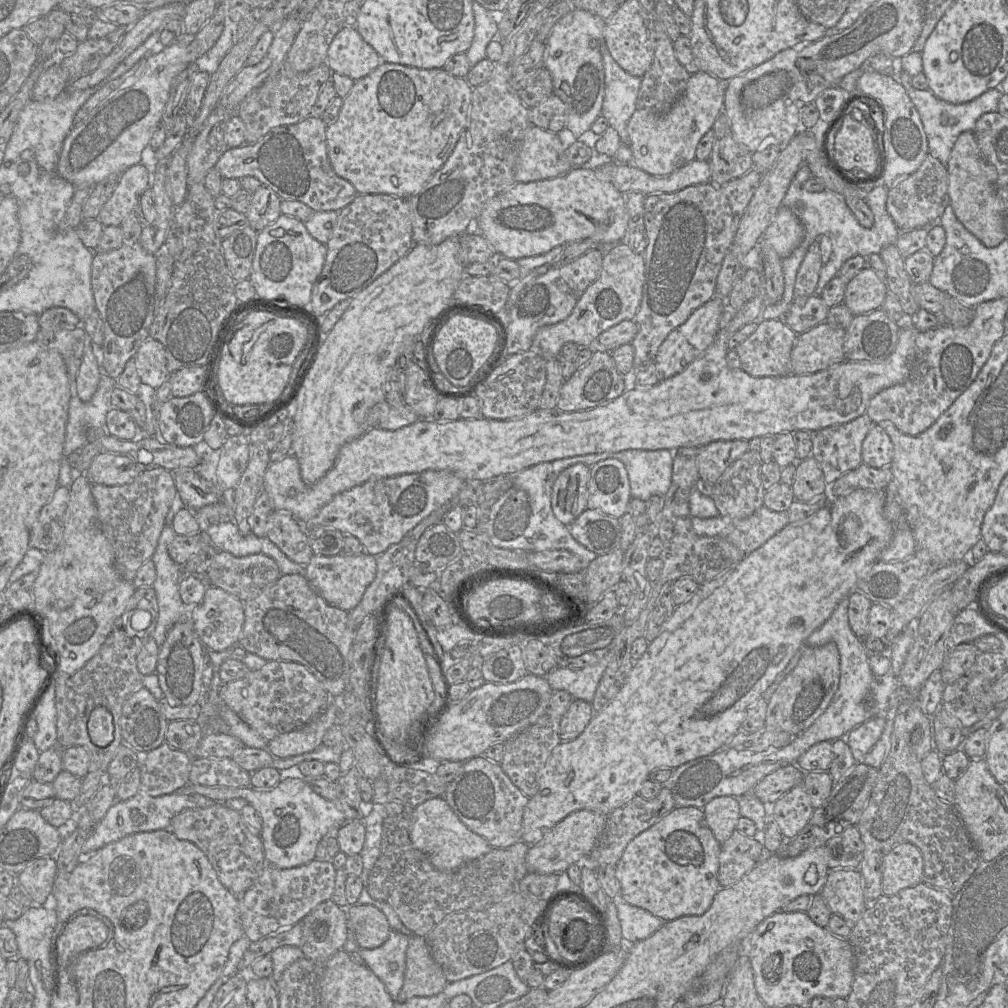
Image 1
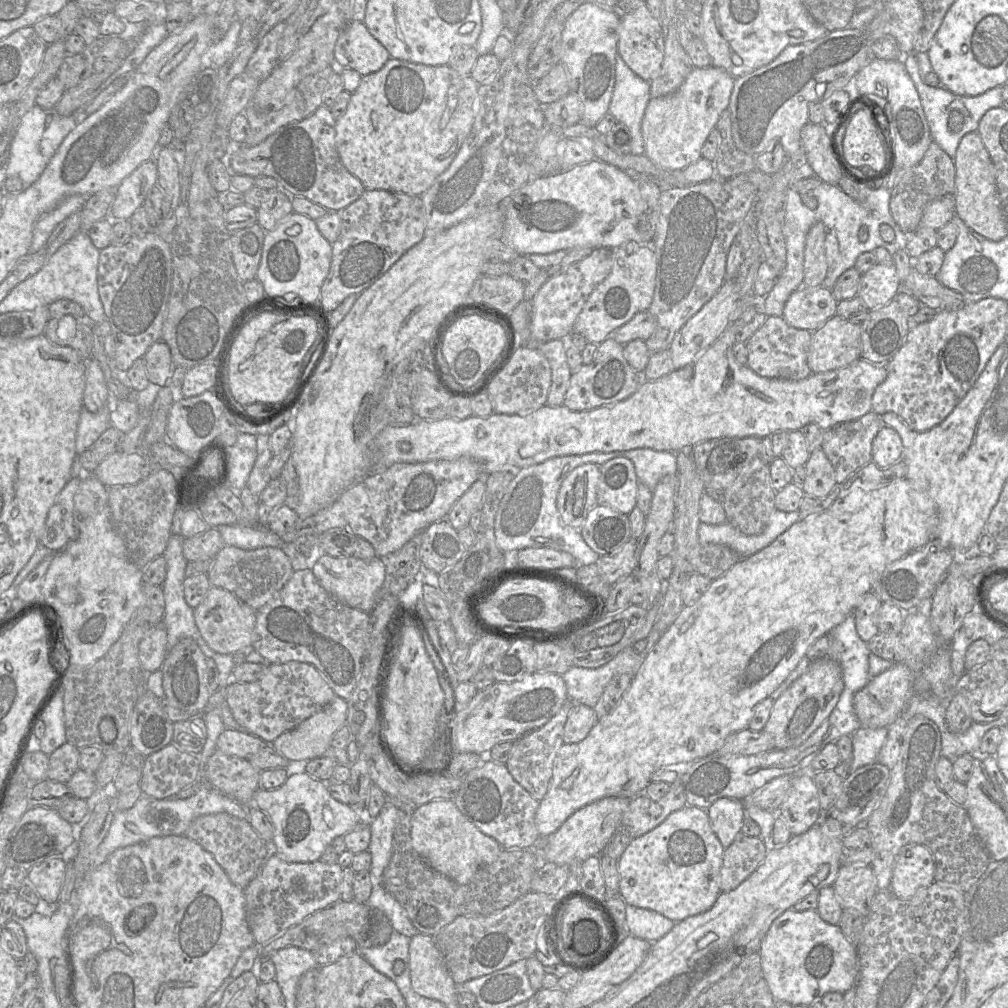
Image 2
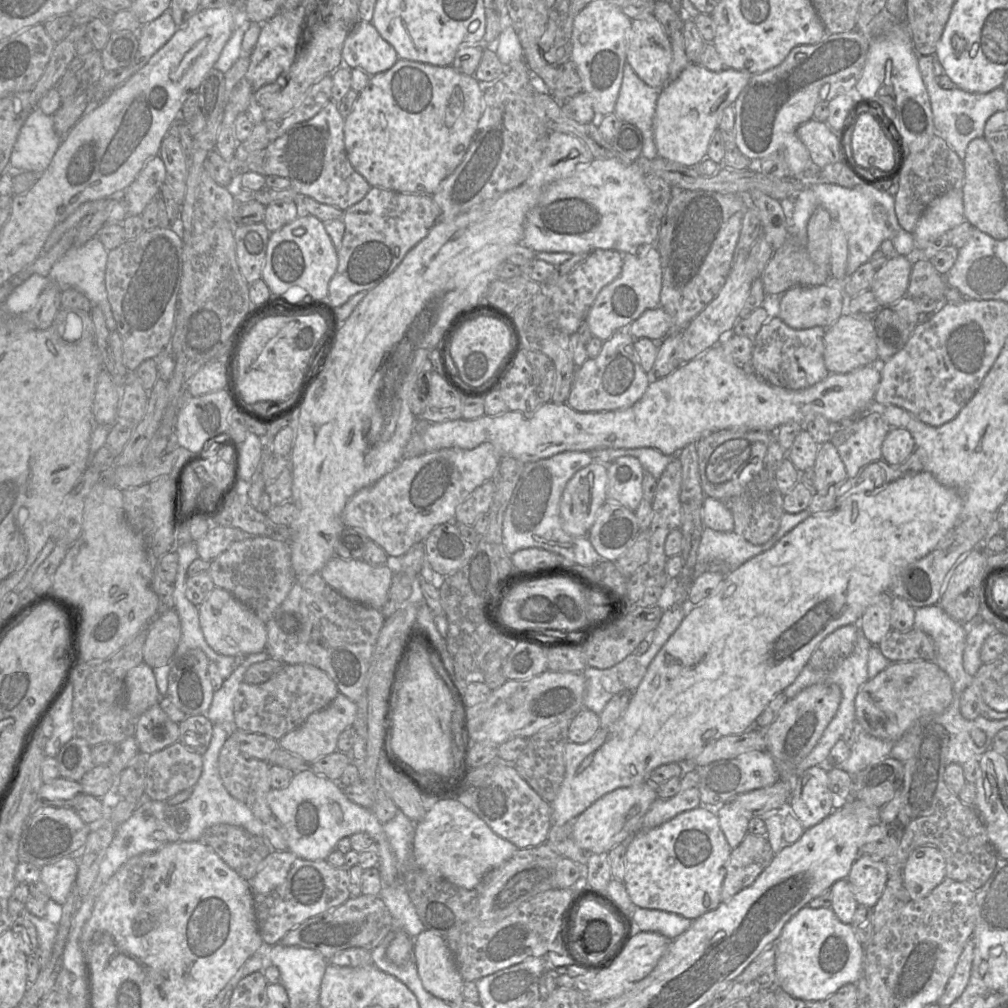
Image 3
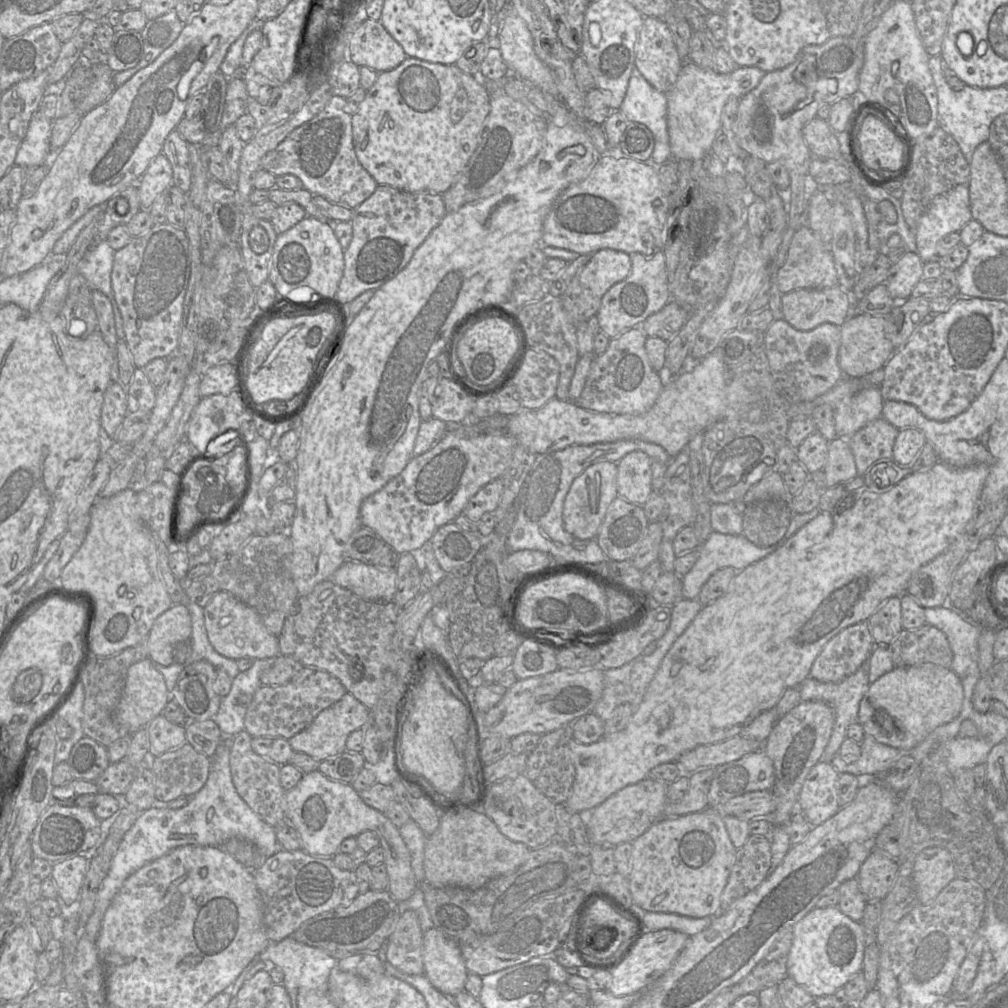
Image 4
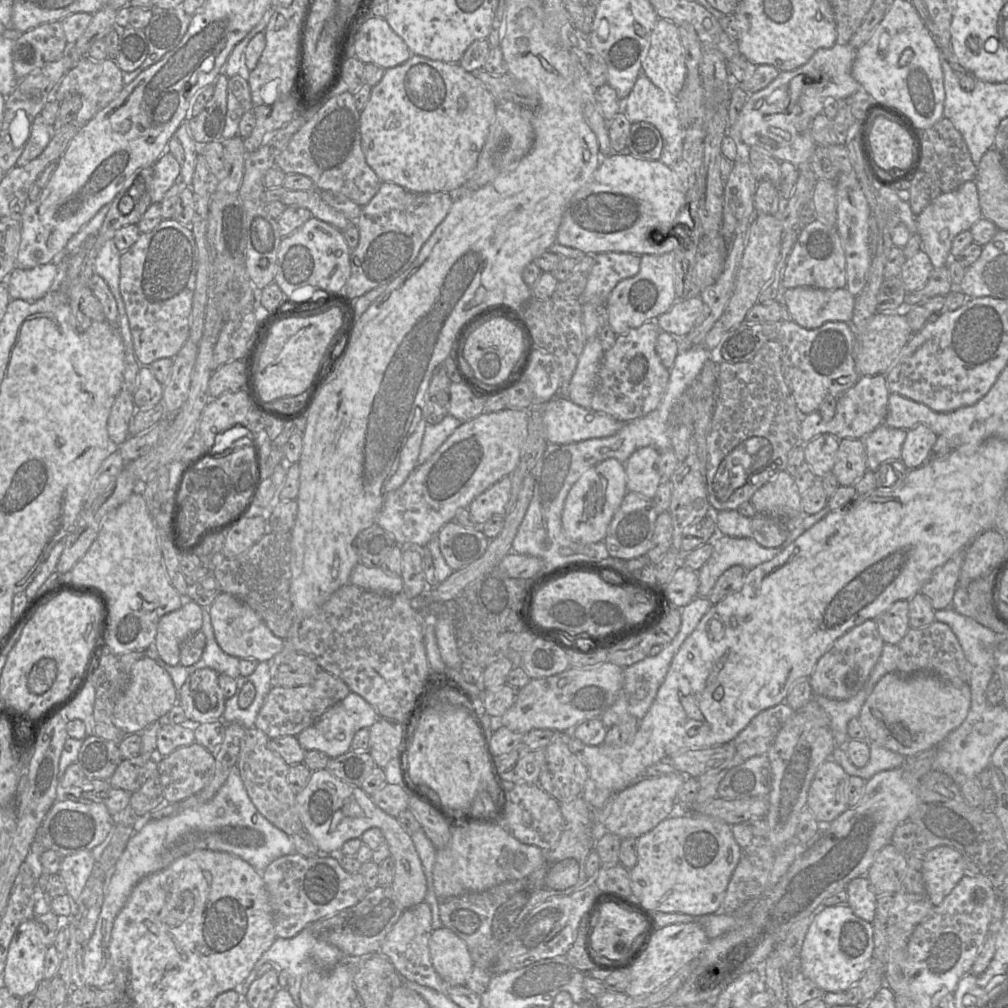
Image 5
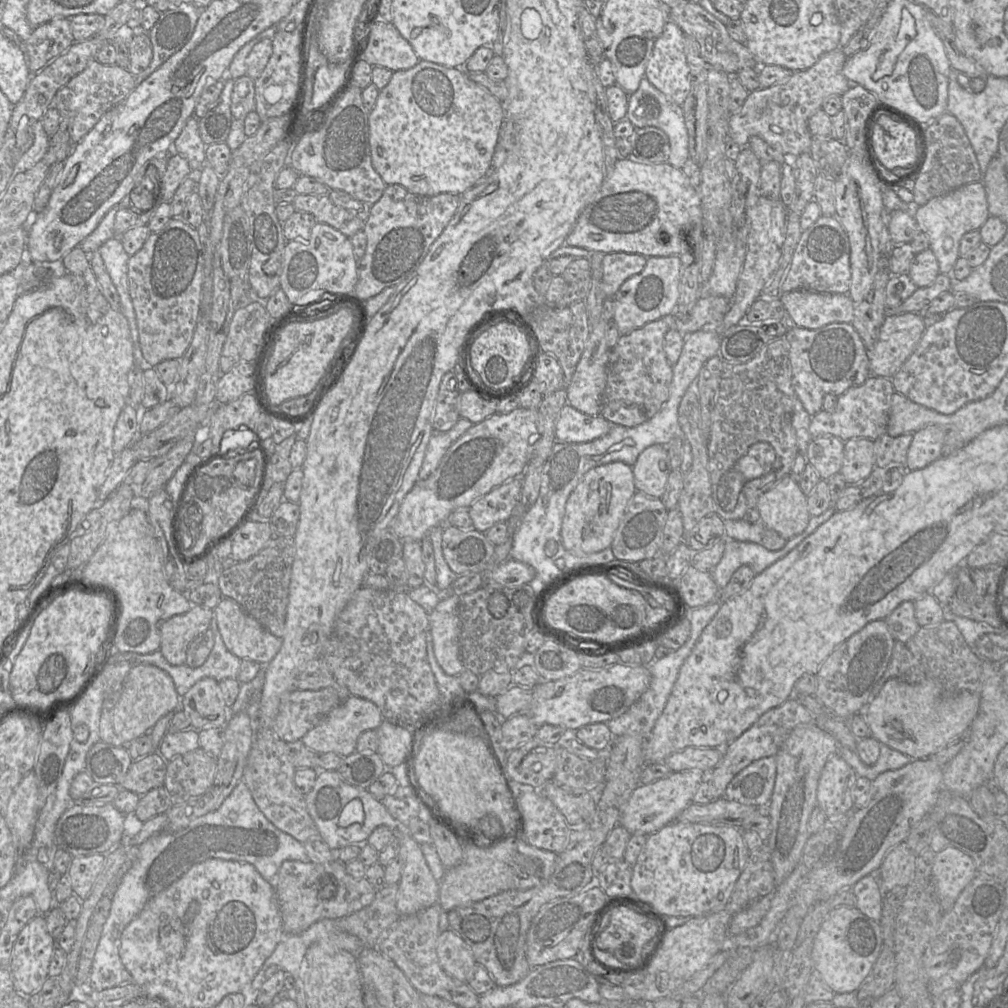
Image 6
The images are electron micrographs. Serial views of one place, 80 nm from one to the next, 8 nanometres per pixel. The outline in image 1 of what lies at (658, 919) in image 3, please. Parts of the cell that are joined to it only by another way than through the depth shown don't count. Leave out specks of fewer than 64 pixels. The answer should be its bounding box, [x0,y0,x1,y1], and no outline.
[612,893,665,945]

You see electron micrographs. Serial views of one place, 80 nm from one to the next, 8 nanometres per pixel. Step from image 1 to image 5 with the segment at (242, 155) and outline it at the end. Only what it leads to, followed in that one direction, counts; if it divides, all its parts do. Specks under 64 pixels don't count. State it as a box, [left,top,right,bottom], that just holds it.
[274,91,382,207]

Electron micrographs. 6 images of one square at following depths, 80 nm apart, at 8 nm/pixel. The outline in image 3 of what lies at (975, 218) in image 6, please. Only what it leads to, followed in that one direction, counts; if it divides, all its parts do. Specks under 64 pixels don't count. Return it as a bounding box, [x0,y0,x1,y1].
[913,189,966,249]

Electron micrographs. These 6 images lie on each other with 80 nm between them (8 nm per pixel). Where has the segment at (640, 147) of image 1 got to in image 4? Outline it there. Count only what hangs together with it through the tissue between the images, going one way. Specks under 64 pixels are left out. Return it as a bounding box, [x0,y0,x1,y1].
[665,61,766,161]

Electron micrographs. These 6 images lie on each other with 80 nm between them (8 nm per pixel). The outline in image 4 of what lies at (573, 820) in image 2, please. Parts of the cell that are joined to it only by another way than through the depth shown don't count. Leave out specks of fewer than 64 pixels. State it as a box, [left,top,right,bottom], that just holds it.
[579,778,668,845]

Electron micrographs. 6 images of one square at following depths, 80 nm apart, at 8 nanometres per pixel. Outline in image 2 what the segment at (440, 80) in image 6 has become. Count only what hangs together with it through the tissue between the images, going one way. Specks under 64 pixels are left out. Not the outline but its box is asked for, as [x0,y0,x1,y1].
[335,58,478,196]

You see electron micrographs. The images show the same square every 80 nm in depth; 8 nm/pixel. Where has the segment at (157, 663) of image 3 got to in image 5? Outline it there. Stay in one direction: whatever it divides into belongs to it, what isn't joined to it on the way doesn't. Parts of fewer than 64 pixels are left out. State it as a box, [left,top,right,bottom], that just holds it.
[154,596,202,665]

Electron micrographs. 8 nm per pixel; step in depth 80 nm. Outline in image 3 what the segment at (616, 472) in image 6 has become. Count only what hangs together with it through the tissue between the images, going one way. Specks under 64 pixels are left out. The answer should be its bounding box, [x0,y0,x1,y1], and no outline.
[560,463,607,536]

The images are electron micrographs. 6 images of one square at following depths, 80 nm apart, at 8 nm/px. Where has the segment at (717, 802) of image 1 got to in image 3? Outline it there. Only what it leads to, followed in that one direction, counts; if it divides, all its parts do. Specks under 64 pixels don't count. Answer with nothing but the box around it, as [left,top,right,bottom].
[715,801,748,849]

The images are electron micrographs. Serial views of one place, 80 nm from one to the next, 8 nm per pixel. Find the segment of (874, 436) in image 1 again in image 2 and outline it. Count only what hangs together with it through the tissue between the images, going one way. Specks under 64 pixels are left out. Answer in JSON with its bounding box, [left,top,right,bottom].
[872,426,904,468]

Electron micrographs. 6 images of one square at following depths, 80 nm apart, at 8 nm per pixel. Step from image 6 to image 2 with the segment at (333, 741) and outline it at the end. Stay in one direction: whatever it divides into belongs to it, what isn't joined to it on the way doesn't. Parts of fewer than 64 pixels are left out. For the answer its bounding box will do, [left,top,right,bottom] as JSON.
[269,696,347,760]

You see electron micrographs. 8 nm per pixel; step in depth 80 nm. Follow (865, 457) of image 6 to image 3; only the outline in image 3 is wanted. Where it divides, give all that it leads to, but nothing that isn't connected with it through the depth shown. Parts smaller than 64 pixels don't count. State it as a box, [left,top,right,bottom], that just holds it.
[811,441,848,495]

